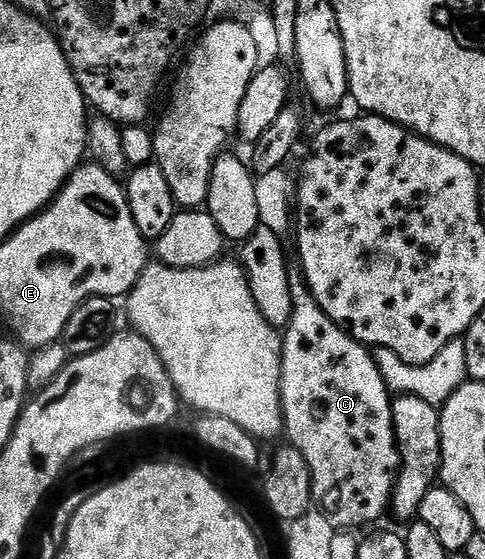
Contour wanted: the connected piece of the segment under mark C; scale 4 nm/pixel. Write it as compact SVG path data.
M290 267L289 285L291 286L291 298L293 299L293 313L289 319L289 325L283 329L281 342L281 412L285 416L284 439L289 439L286 441L303 456L303 462L307 464L309 477L313 483L313 499L316 507L324 512L335 530L373 524L384 512L388 513L390 511L393 498L393 482L399 467L397 439L393 433L393 400L391 399L391 393L385 384L383 374L379 372L379 366L375 362L372 351L366 345L360 344L355 337L342 330L317 305L317 300L309 291L309 286L305 283L305 274L300 267Z

